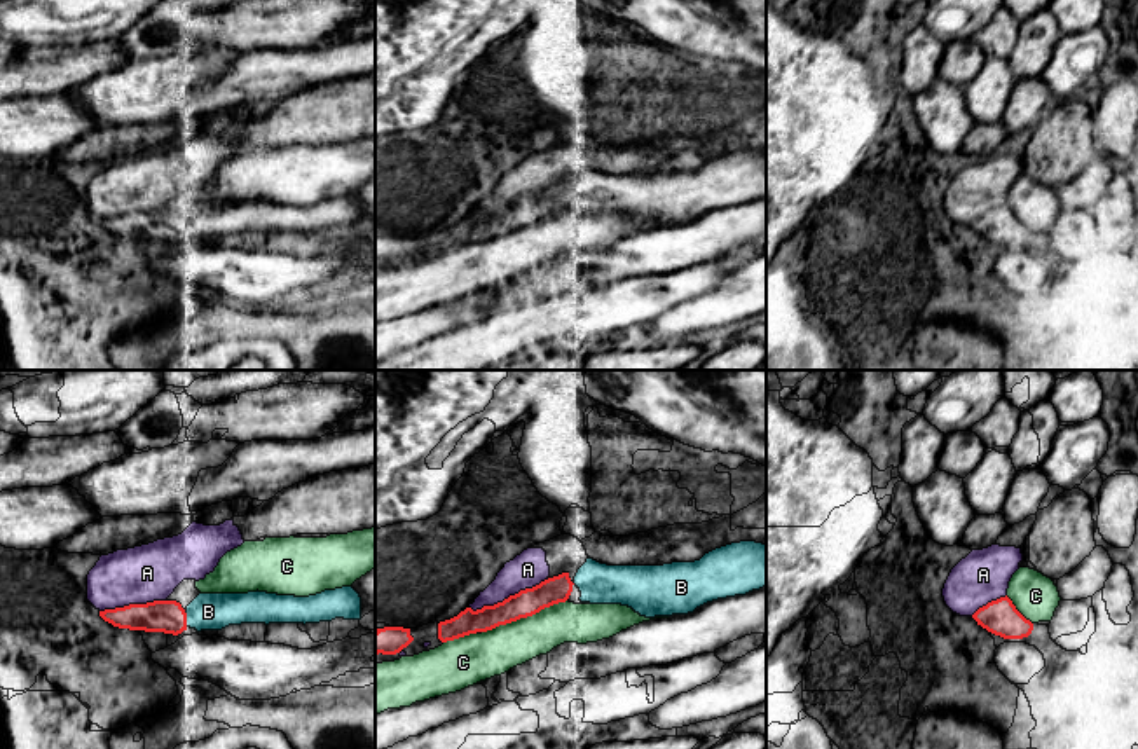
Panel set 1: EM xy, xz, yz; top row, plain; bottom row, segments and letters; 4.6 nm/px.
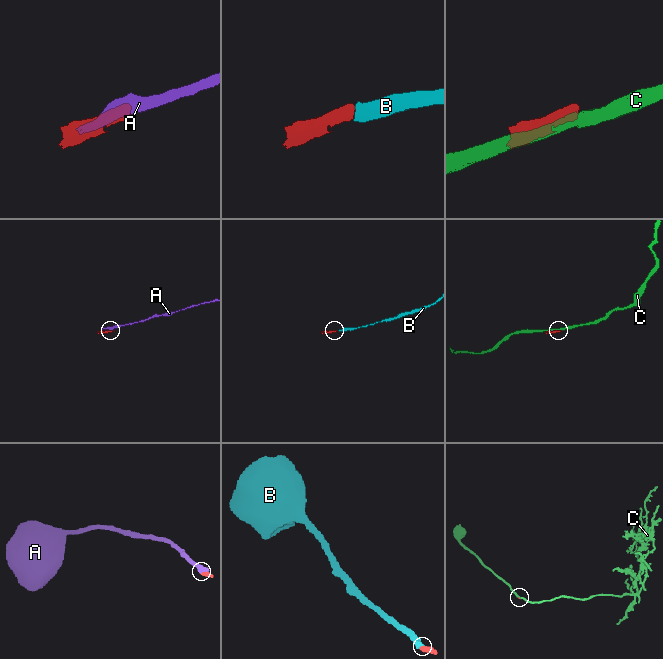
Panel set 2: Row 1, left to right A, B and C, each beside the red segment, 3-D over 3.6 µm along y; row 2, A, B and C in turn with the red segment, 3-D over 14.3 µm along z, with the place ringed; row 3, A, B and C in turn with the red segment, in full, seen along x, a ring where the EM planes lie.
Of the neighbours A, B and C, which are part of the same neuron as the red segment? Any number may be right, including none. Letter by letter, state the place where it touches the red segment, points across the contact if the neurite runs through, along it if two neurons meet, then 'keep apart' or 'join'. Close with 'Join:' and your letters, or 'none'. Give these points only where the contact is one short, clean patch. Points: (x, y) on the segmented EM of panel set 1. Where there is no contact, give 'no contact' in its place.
A: meets red in xz at (510, 596); keep apart
B: meets red in xy at (185, 618); join
C: meets red in xz at (524, 617); keep apart
Join: B

